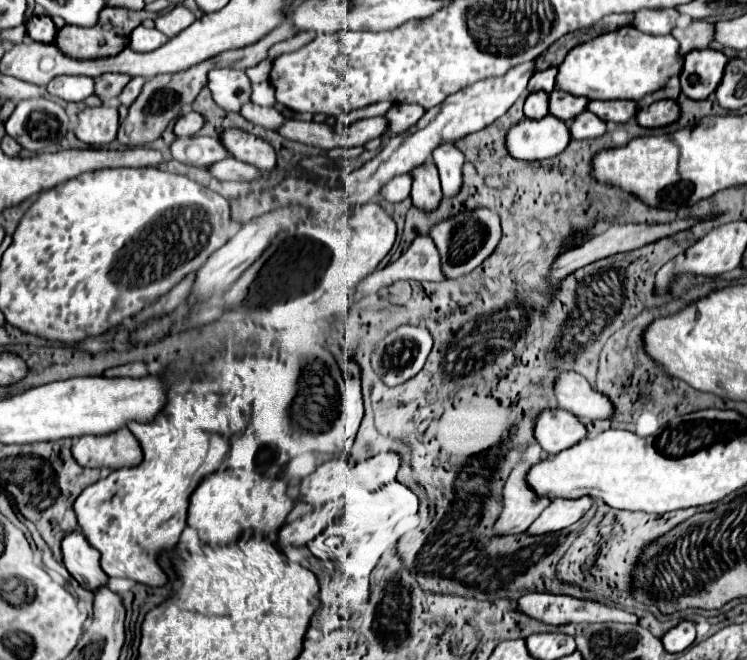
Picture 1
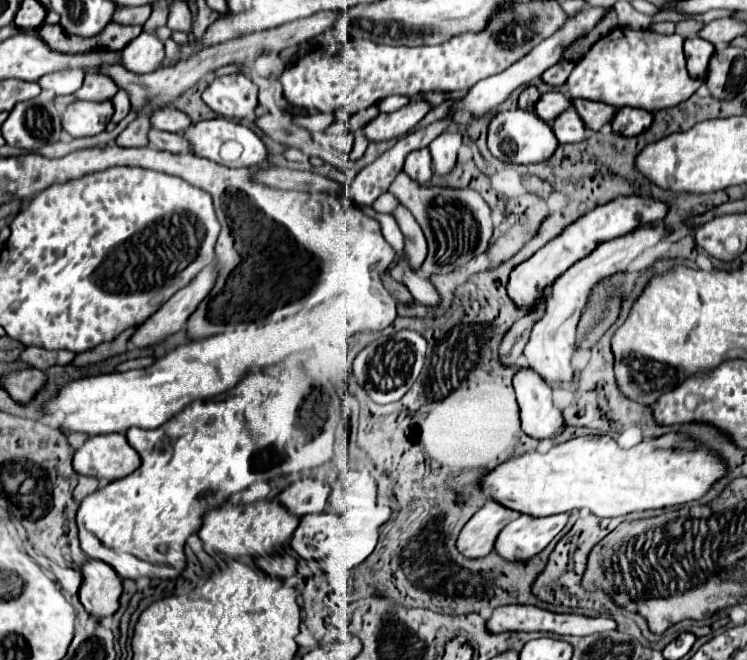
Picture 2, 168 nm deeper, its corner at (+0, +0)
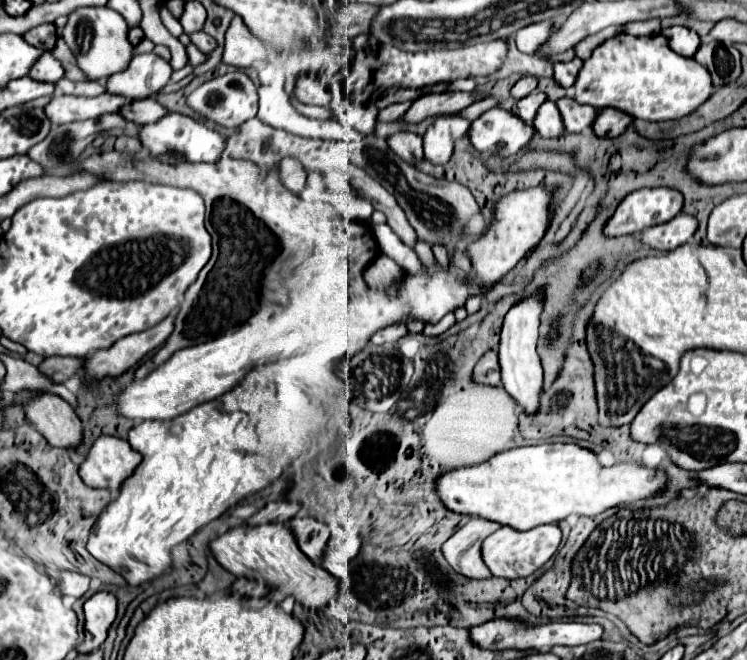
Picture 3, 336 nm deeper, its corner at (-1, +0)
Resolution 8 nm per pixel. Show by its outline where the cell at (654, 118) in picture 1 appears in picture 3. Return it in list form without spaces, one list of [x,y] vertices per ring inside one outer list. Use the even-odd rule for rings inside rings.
[[[601,108],[597,112],[597,118],[593,122],[593,132],[601,138],[615,138],[621,132],[625,132],[629,128],[631,118],[627,114],[621,114],[619,110],[613,108]]]

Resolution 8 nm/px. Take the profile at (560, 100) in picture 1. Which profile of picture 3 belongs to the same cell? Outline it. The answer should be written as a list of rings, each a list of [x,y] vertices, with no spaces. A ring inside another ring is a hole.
[[[531,92],[527,98],[521,98],[515,102],[513,106],[513,114],[519,116],[525,124],[531,124],[533,122],[533,114],[537,114],[537,106],[541,106],[541,102],[545,102],[545,94],[543,92]]]

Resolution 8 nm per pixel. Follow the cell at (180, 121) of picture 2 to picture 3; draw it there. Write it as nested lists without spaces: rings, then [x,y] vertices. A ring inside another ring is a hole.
[[[147,98],[147,100],[135,100],[127,106],[123,106],[119,110],[119,114],[129,122],[149,124],[149,122],[155,122],[155,118],[163,118],[169,112],[155,98]]]

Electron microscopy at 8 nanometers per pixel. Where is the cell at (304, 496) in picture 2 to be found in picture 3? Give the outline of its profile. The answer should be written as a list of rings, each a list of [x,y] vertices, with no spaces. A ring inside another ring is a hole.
[[[269,502],[261,510],[257,510],[251,518],[247,518],[249,526],[259,526],[259,524],[269,524],[269,522],[289,522],[301,506],[297,502]]]

